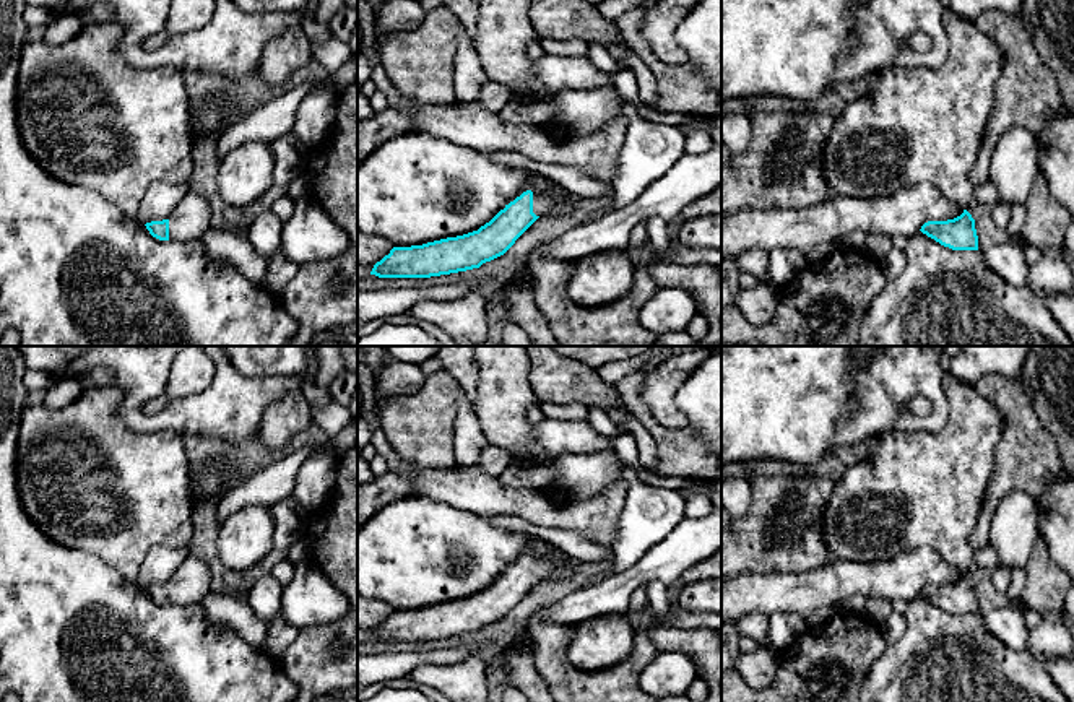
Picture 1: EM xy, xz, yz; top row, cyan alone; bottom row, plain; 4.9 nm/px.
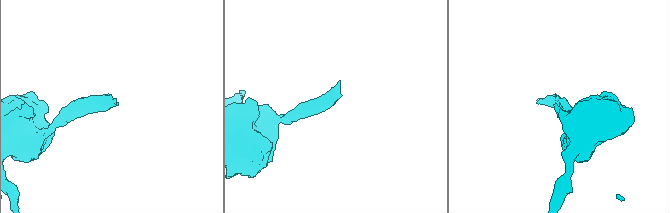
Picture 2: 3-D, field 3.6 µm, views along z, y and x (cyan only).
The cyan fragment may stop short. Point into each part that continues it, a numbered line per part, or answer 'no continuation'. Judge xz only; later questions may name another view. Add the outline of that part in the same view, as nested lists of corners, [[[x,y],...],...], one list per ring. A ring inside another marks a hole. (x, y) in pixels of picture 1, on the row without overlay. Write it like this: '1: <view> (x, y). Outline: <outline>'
1: xz (541, 563). Outline: [[[546,552],[546,554],[535,554],[533,556],[533,577],[536,580],[541,580],[554,566],[556,559],[552,556],[552,552]]]

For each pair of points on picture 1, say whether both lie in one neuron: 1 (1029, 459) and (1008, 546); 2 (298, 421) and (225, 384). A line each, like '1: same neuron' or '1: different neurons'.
1: different neurons
2: different neurons

